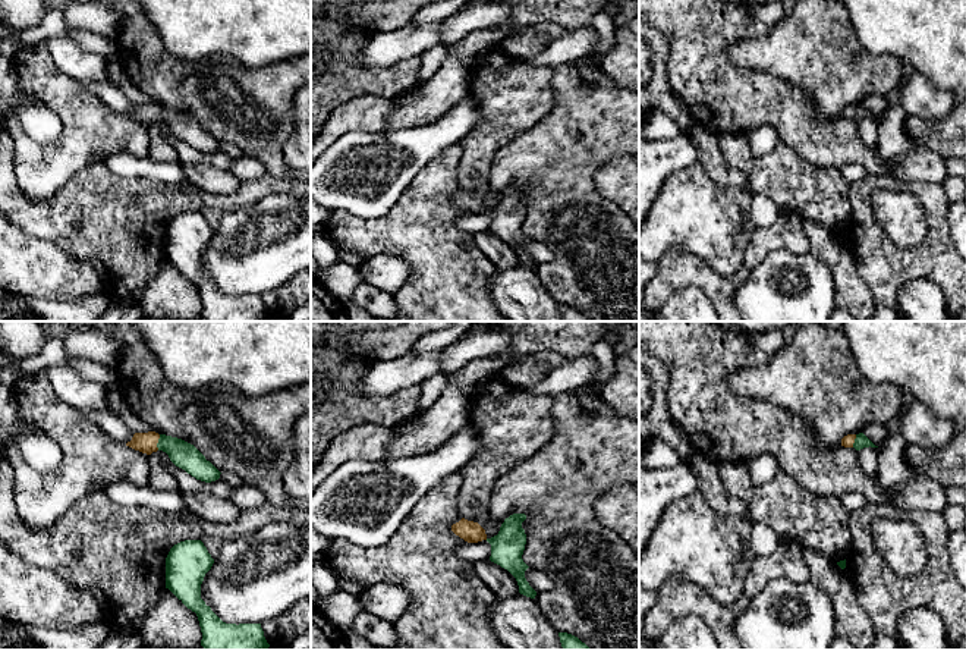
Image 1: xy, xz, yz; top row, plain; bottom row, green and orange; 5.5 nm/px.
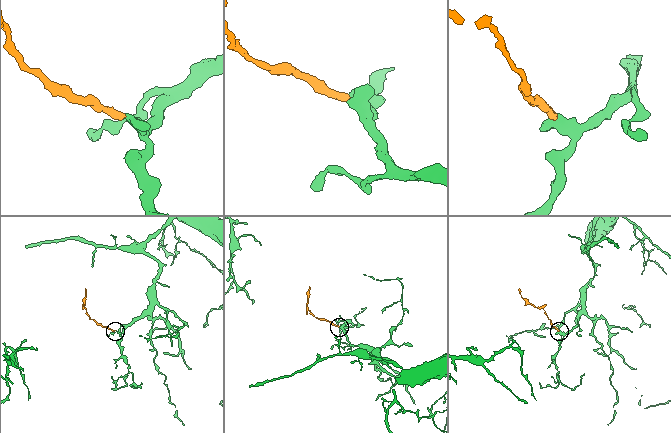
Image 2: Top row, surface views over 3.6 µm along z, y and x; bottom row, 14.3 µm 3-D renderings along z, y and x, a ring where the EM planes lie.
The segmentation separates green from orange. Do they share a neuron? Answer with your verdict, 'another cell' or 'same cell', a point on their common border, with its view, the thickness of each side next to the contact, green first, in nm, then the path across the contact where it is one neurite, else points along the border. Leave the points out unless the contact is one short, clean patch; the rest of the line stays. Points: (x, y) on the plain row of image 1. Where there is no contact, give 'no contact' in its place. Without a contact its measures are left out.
same cell; contact xy (159, 113); calibres 140 and 110 nm; way xy (182, 125), (173, 118), (159, 113), (144, 113)

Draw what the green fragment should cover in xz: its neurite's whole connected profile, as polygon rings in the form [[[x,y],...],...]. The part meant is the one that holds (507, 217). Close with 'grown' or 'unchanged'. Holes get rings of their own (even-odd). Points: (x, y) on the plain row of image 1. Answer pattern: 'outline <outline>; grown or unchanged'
outline [[[513,185],[504,191],[497,207],[487,210],[491,216],[490,232],[507,241],[517,252],[519,264],[535,270],[537,263],[525,249],[525,242],[529,239],[523,230],[526,216],[526,205],[522,194],[526,191],[525,185]]]; unchanged

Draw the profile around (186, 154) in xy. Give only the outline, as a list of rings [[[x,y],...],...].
[[[172,132],[167,135],[167,138],[172,142],[172,145],[176,148],[180,164],[208,164],[221,170],[230,170],[232,166],[235,164],[235,160],[220,150],[211,154],[205,154],[196,151],[185,141],[176,138]]]

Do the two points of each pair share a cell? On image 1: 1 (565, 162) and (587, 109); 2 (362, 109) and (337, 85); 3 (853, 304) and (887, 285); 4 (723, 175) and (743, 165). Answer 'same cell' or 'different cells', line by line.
1: same cell
2: different cells
3: different cells
4: different cells

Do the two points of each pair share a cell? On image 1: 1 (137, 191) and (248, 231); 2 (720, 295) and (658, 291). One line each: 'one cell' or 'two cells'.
1: two cells
2: one cell

